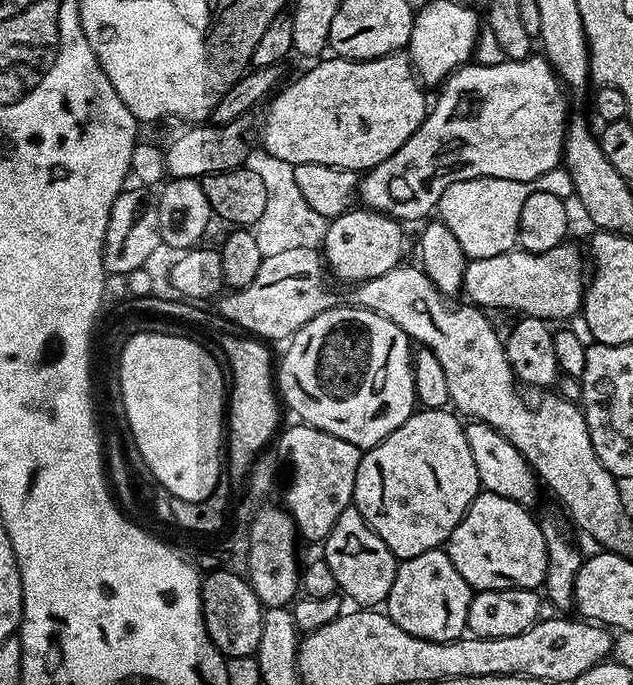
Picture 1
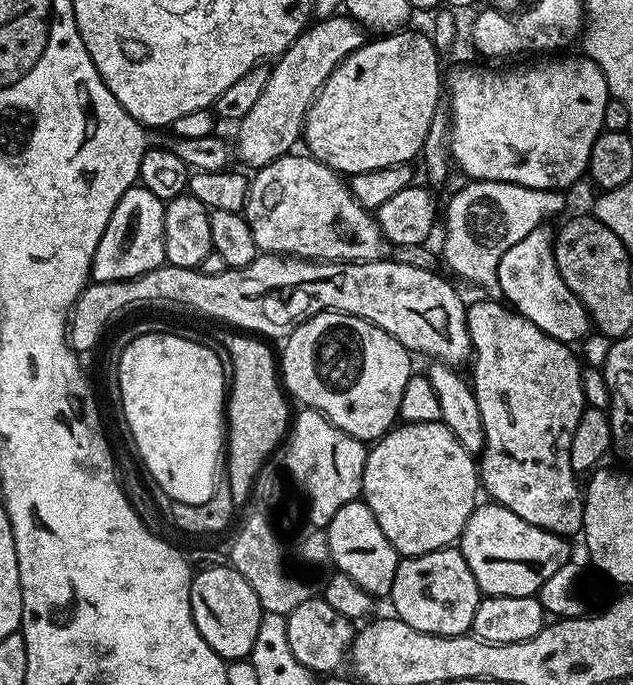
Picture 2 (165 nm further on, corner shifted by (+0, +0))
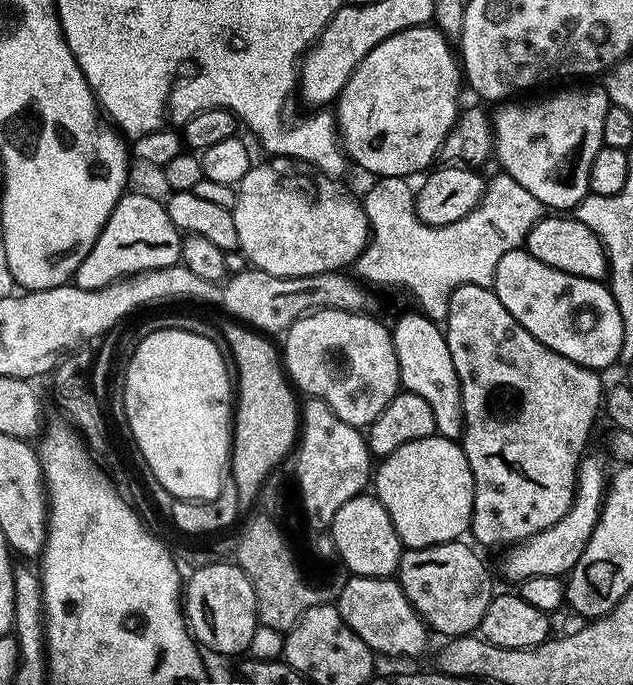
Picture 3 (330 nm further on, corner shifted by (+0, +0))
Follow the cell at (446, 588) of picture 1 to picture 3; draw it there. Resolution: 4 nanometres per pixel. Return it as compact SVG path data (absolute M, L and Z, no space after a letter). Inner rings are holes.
M464 542L407 549L400 557L398 583L429 629L441 632L444 638L475 633L494 595L487 566Z

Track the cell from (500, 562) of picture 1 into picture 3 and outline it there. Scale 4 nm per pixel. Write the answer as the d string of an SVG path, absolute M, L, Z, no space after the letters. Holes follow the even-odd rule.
M589 455L586 460L588 481L577 483L576 497L572 499L570 510L554 526L542 530L528 540L513 544L504 556L504 576L513 582L519 582L535 576L559 576L571 573L572 567L582 558L586 550L586 542L590 542L590 534L594 534L594 526L598 526L600 508L604 505L604 494L608 487L610 472L598 457Z

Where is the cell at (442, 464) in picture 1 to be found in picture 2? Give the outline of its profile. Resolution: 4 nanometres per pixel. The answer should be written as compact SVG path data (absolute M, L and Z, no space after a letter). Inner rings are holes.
M440 420L421 424L401 423L381 436L368 448L362 474L362 500L378 518L382 534L401 557L421 556L439 548L455 545L464 531L470 514L476 509L478 497L478 464L454 434Z

